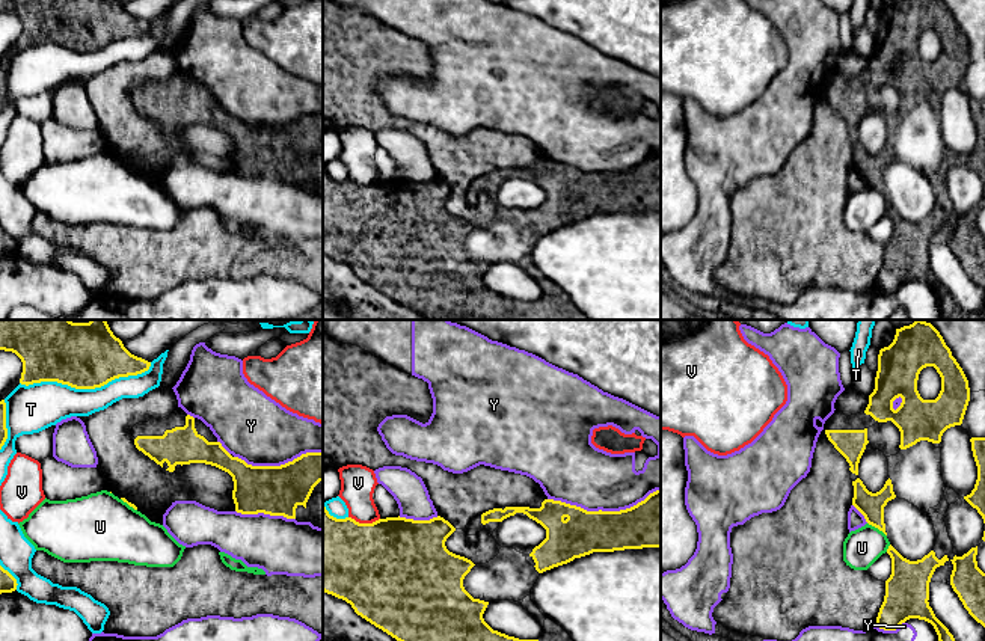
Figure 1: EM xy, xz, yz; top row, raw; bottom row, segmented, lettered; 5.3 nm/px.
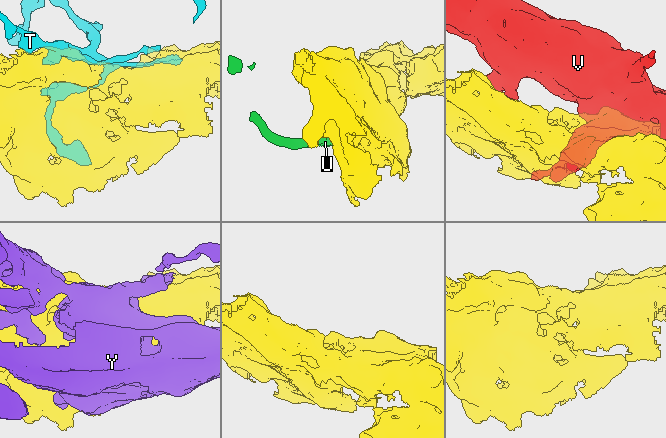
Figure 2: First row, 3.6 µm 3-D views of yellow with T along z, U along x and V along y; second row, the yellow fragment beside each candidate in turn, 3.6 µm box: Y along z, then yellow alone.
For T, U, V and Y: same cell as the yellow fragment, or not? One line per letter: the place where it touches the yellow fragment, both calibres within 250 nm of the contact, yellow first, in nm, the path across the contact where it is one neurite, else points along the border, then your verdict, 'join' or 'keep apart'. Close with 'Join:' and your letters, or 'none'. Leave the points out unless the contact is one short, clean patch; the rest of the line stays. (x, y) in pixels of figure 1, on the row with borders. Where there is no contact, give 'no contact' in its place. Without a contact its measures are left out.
T: meets yellow in xy at (86, 388); 360 nm thick on the yellow side, 240 nm on the other; keep apart
U: meets yellow in yz at (877, 527); 140 nm thick on the yellow side, 200 nm on the other; keep apart
V: meets yellow in xz at (364, 524); 480 nm thick on the yellow side, 190 nm on the other; keep apart
Y: meets yellow in xz at (604, 512); 260 nm thick on the yellow side, 340 nm on the other; keep apart
Join: none

